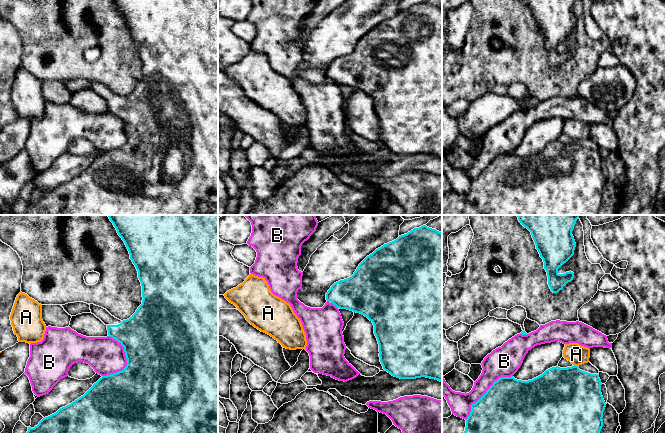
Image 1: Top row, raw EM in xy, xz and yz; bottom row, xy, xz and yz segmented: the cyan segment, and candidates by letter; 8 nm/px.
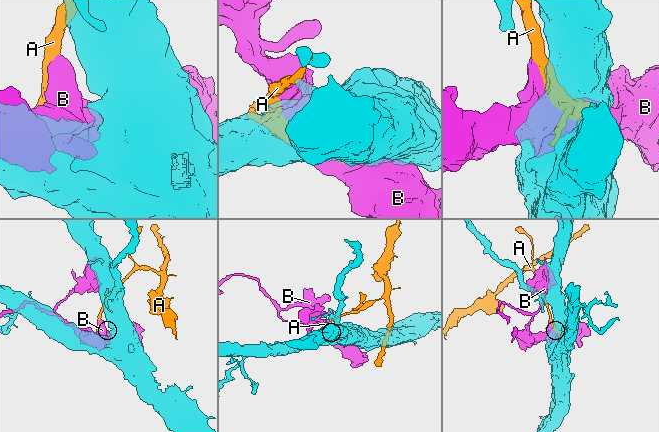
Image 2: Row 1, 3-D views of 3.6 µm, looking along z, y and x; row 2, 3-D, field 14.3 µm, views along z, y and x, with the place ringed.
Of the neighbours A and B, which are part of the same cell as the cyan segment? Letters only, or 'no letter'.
no letter

